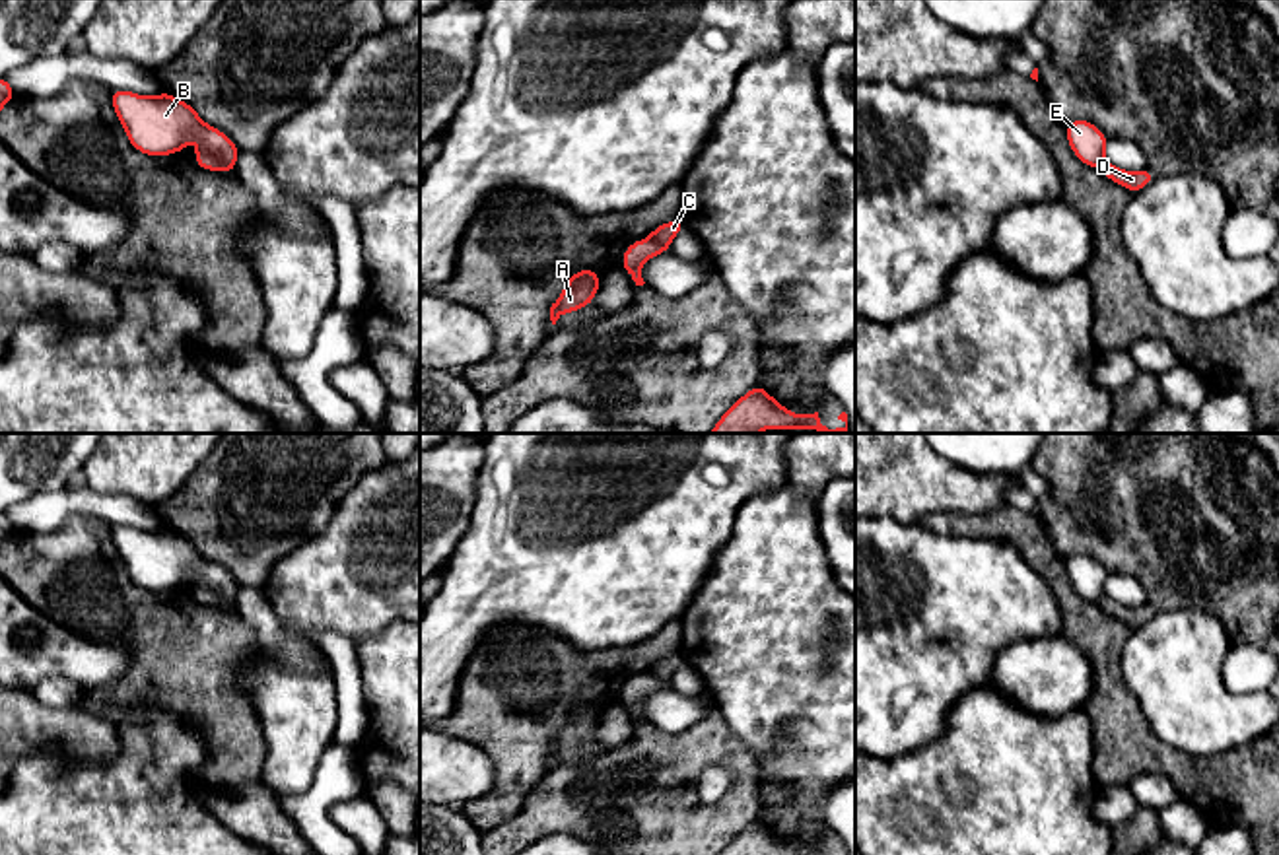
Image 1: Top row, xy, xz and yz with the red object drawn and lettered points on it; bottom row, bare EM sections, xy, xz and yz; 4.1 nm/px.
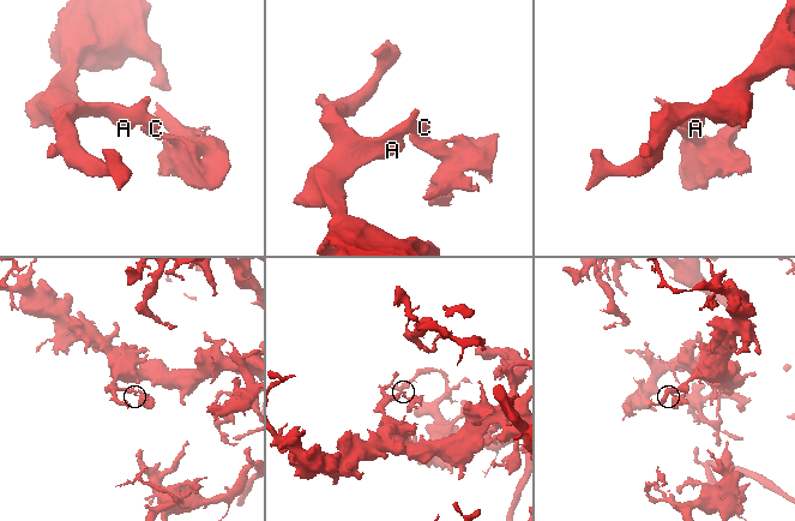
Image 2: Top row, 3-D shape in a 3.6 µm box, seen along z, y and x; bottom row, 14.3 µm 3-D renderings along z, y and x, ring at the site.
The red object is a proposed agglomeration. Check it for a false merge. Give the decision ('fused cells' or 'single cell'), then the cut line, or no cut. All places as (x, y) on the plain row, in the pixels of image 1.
fused cells; cut xy (195, 589), (205, 589), (234, 605)

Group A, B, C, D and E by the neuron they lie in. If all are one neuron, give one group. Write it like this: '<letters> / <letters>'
A B C E / D

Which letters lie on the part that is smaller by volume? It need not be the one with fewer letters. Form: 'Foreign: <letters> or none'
Foreign: D

